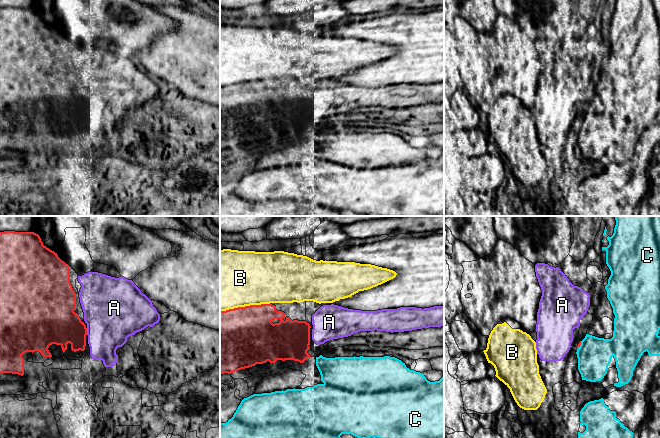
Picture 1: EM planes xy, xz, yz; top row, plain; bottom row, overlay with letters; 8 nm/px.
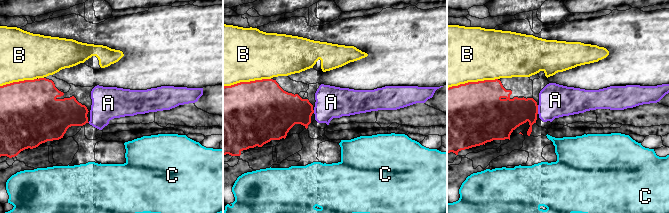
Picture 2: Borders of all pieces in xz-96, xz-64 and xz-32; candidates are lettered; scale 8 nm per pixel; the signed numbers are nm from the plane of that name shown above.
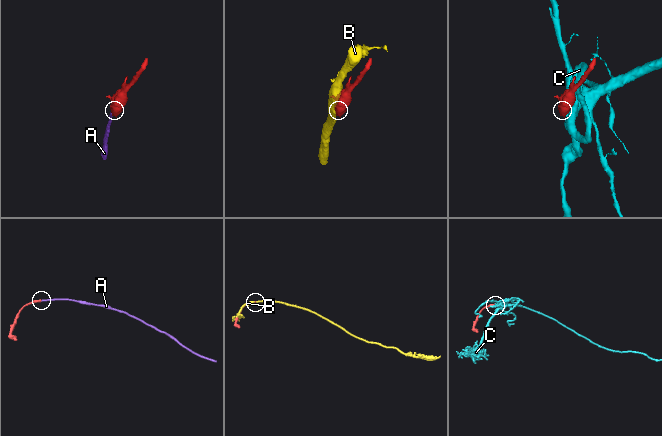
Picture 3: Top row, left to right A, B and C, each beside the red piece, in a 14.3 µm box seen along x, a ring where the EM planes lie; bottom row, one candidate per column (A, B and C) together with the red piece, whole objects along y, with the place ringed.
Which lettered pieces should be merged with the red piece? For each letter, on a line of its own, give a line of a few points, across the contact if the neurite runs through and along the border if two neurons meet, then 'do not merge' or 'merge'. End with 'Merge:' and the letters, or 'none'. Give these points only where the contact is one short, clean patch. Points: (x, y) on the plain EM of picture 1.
A: merge
B: do not merge
C: do not merge
Merge: A

